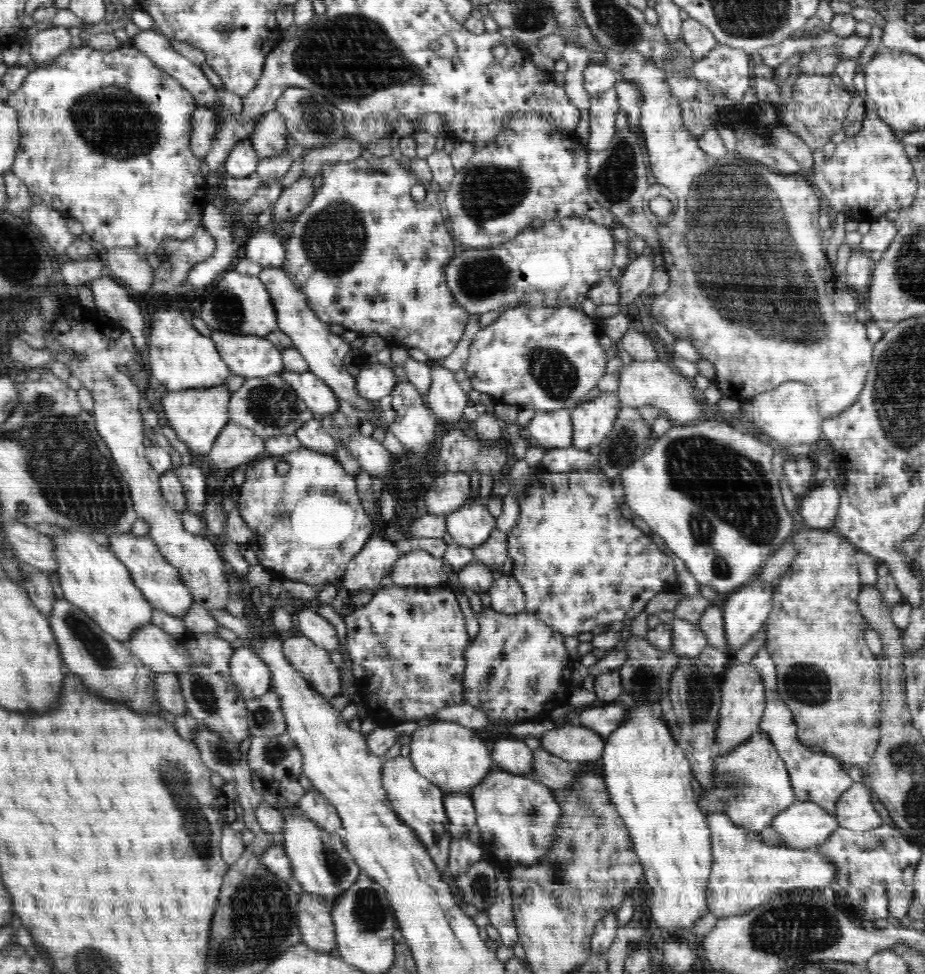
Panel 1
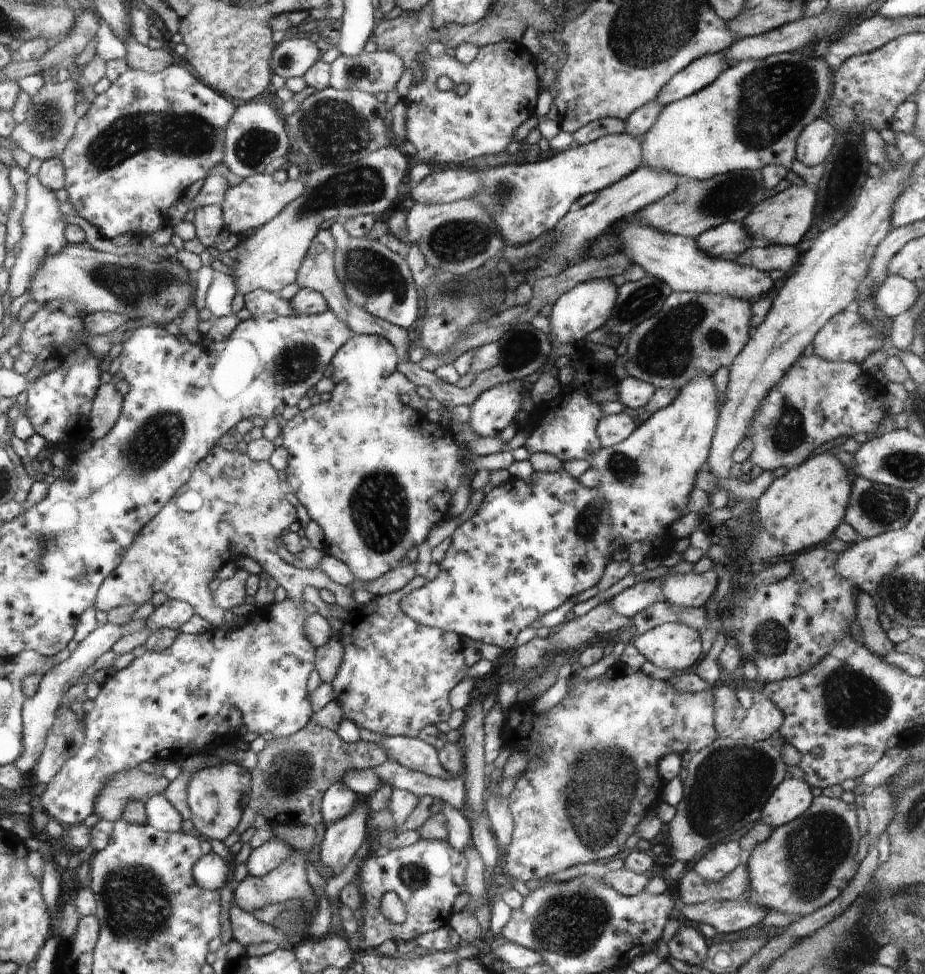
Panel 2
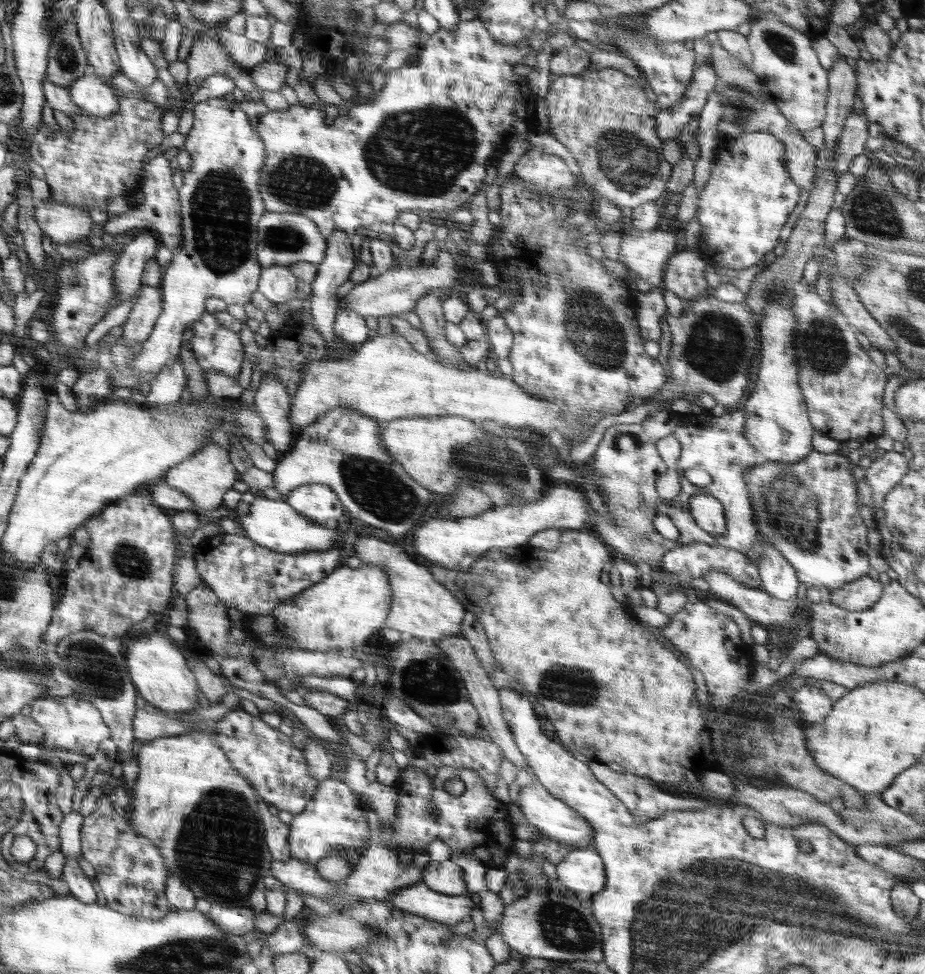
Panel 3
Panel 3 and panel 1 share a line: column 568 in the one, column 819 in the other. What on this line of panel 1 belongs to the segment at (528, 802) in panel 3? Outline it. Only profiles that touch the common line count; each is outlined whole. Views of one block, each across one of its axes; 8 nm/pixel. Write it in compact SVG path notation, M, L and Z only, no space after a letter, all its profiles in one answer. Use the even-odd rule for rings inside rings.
M796 801L787 809L774 817L771 827L782 837L784 845L798 849L816 848L822 844L838 828L839 824L834 814L826 812L821 806L814 802Z

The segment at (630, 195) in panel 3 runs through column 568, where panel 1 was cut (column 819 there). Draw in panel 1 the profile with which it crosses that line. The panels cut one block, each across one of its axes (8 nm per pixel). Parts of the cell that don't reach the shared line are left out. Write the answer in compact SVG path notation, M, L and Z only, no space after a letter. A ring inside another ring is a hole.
M800 73L790 87L792 97L782 110L778 110L777 126L786 127L792 134L801 138L811 152L823 150L834 134L842 129L846 120L846 112L854 100L854 94L867 100L866 95L857 93L854 88L842 88L832 81L831 75Z

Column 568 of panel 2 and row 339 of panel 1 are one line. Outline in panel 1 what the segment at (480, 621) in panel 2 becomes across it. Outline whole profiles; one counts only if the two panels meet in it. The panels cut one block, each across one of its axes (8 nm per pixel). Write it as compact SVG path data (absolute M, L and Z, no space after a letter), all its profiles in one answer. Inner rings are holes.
M515 307L502 311L498 320L491 326L486 328L480 328L476 332L476 338L472 340L472 346L470 346L470 354L468 354L468 362L464 370L470 377L473 389L478 392L484 392L493 397L496 403L522 406L533 406L536 411L557 411L560 409L570 410L570 414L574 412L574 409L582 402L586 402L586 399L590 399L591 396L596 393L597 382L604 376L606 363L611 356L612 350L606 351L601 346L599 341L600 336L603 335L600 331L600 320L595 318L589 318L583 311L576 310L573 307Z

